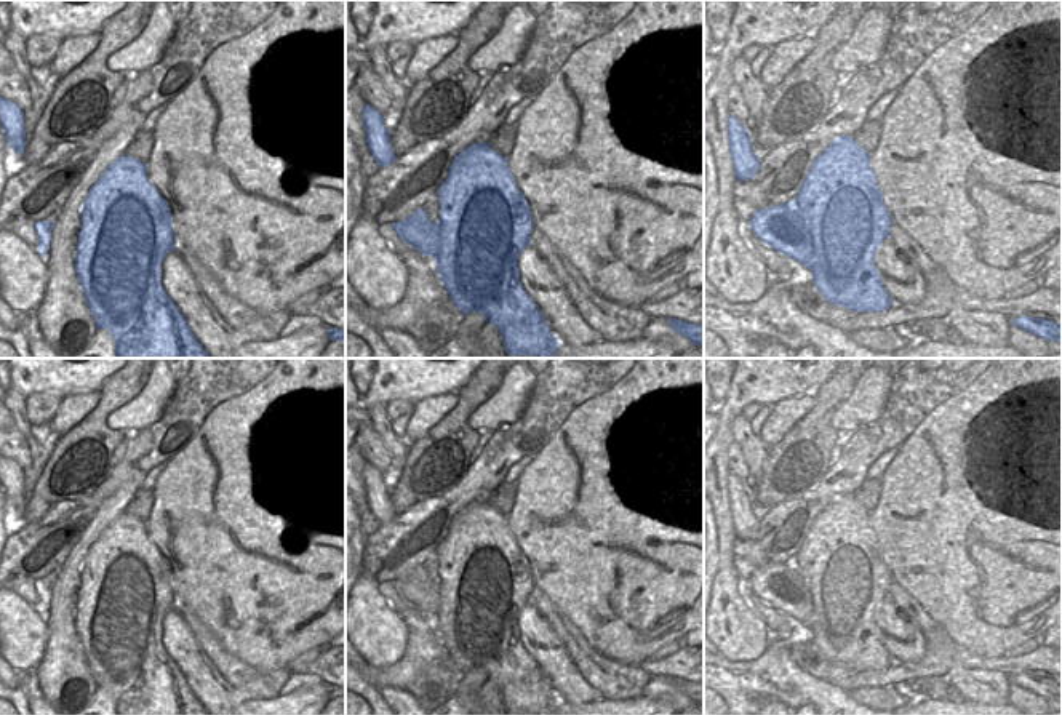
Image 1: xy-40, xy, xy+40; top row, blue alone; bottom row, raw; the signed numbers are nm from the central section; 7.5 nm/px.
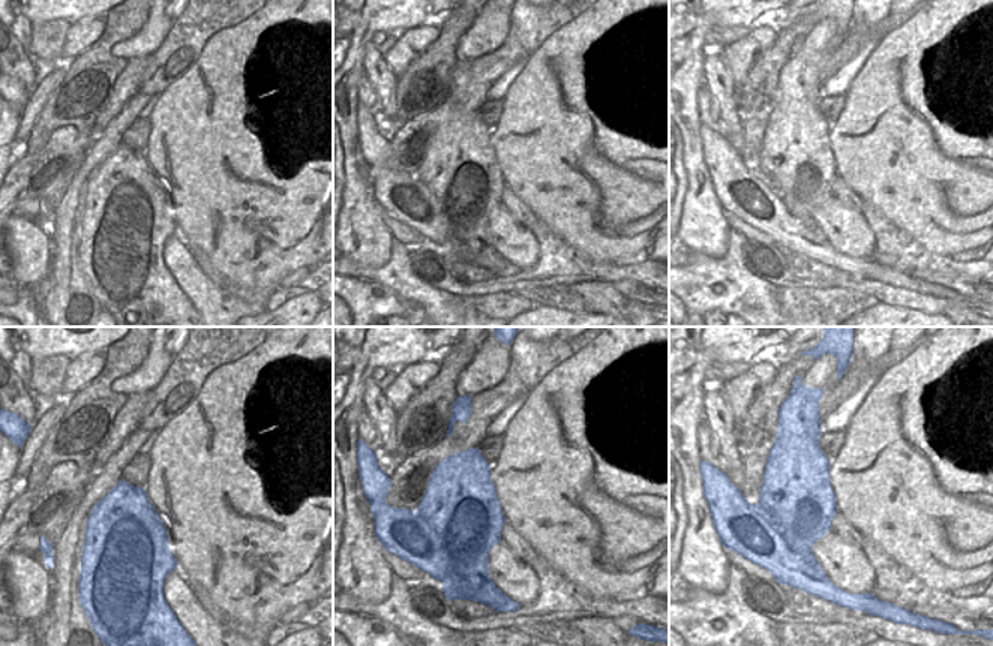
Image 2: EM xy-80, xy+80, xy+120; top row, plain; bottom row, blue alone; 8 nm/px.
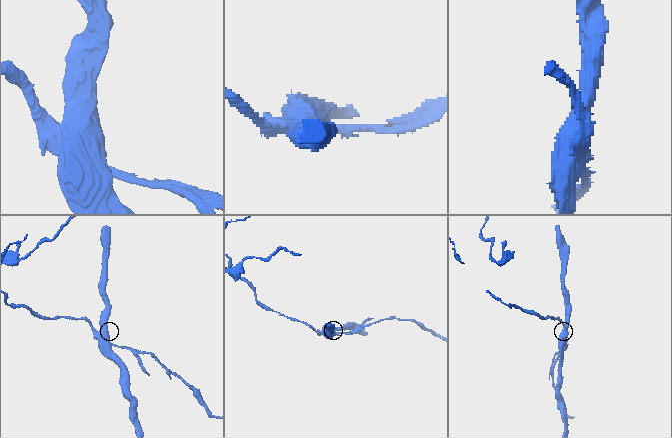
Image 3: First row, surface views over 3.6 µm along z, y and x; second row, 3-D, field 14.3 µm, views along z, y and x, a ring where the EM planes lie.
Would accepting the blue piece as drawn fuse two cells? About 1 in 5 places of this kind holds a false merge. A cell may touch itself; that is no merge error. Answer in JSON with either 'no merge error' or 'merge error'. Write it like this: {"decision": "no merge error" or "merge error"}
{"decision": "merge error"}

